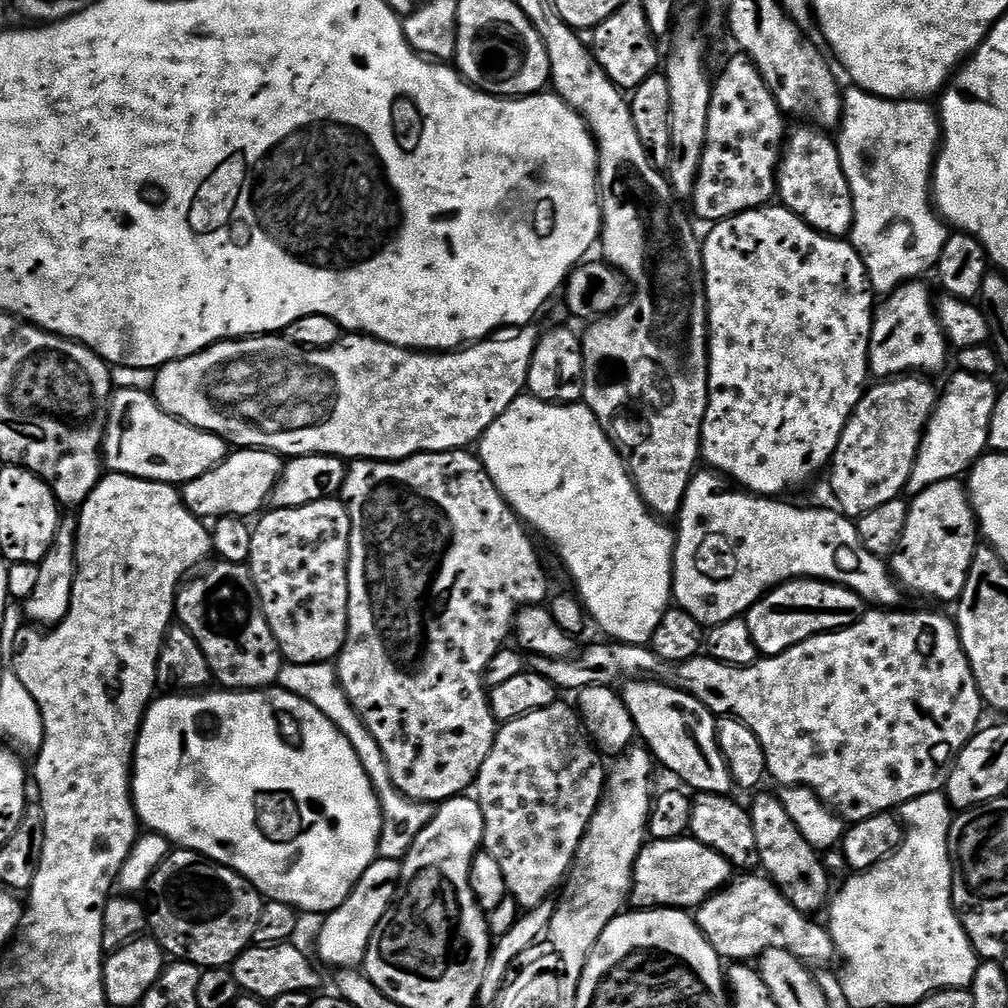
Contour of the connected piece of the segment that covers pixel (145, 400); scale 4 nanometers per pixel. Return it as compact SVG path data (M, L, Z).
M116 388L112 393L112 399L108 405L108 415L104 426L104 440L102 443L102 464L109 473L117 472L143 480L153 480L173 486L183 486L194 478L202 478L214 466L224 461L230 451L228 441L216 436L212 432L203 432L178 418L174 418L169 412L163 412L151 391L126 390Z

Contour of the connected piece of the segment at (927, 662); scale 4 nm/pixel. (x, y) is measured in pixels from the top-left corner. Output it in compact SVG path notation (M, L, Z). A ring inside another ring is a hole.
M868 610L865 611L864 615L861 616L859 622L856 624L850 625L848 628L840 628L836 632L824 632L820 636L815 636L810 638L806 642L801 644L796 644L790 650L786 650L782 654L777 656L765 656L763 658L757 659L755 664L746 666L745 668L735 668L729 664L723 664L717 660L710 659L706 654L701 654L690 658L686 662L681 664L671 664L666 662L662 658L658 658L658 654L654 654L651 650L651 647L645 646L643 644L622 644L619 642L603 642L604 644L596 644L593 648L588 648L585 652L577 651L575 654L567 656L566 658L548 658L546 656L534 656L530 660L531 671L542 674L542 678L546 678L552 685L554 685L558 690L563 690L571 692L571 694L577 694L586 687L606 687L612 688L613 686L619 685L621 682L627 682L629 680L661 680L662 683L670 685L672 688L677 688L682 690L686 694L690 694L694 698L698 698L698 702L702 702L702 706L706 706L710 711L716 713L717 717L722 716L735 716L736 719L742 721L746 726L750 726L750 730L754 730L754 734L758 738L758 742L762 742L762 750L766 754L766 762L768 763L768 776L771 779L776 779L780 786L795 786L797 788L810 788L812 792L820 801L831 810L835 812L841 820L847 822L849 825L857 824L862 822L866 818L874 818L878 814L883 812L892 812L893 810L899 809L900 805L910 802L910 798L918 798L918 794L930 794L931 792L941 791L948 783L948 770L952 766L953 760L956 756L962 751L970 742L970 738L975 736L978 729L981 727L982 721L980 721L980 708L982 709L982 701L980 698L980 691L976 685L976 679L972 673L972 667L970 662L966 658L964 653L964 647L960 641L960 634L956 631L956 625L951 619L948 620L944 616L939 616L936 612L900 612L901 610Z

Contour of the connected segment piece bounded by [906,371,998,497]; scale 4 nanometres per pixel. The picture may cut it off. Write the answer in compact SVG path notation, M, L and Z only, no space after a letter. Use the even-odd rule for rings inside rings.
M957 371L955 375L939 393L936 408L924 428L914 470L910 470L908 479L906 492L909 497L917 496L938 482L963 477L989 451L988 435L998 388L992 385L993 381L987 376L975 376L962 371Z

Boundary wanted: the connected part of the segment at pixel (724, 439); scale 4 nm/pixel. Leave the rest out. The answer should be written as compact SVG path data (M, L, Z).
M755 208L713 223L711 228L712 233L702 240L704 296L708 300L708 405L704 424L701 426L700 454L703 463L708 463L705 465L709 469L723 474L741 489L758 496L780 498L785 495L783 492L792 492L795 488L810 483L823 468L825 471L829 467L832 455L842 438L842 430L865 394L866 385L870 380L868 347L874 315L874 292L870 287L868 271L864 268L862 258L847 239L815 232L789 208Z

